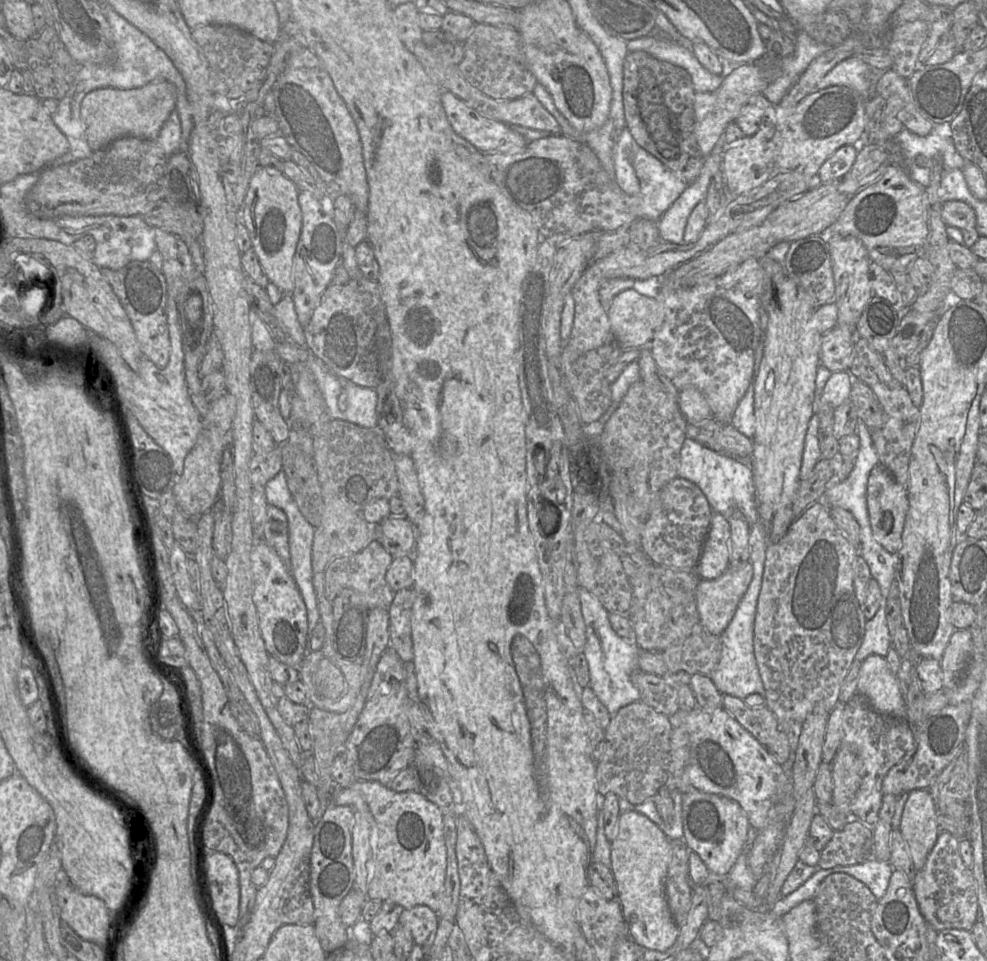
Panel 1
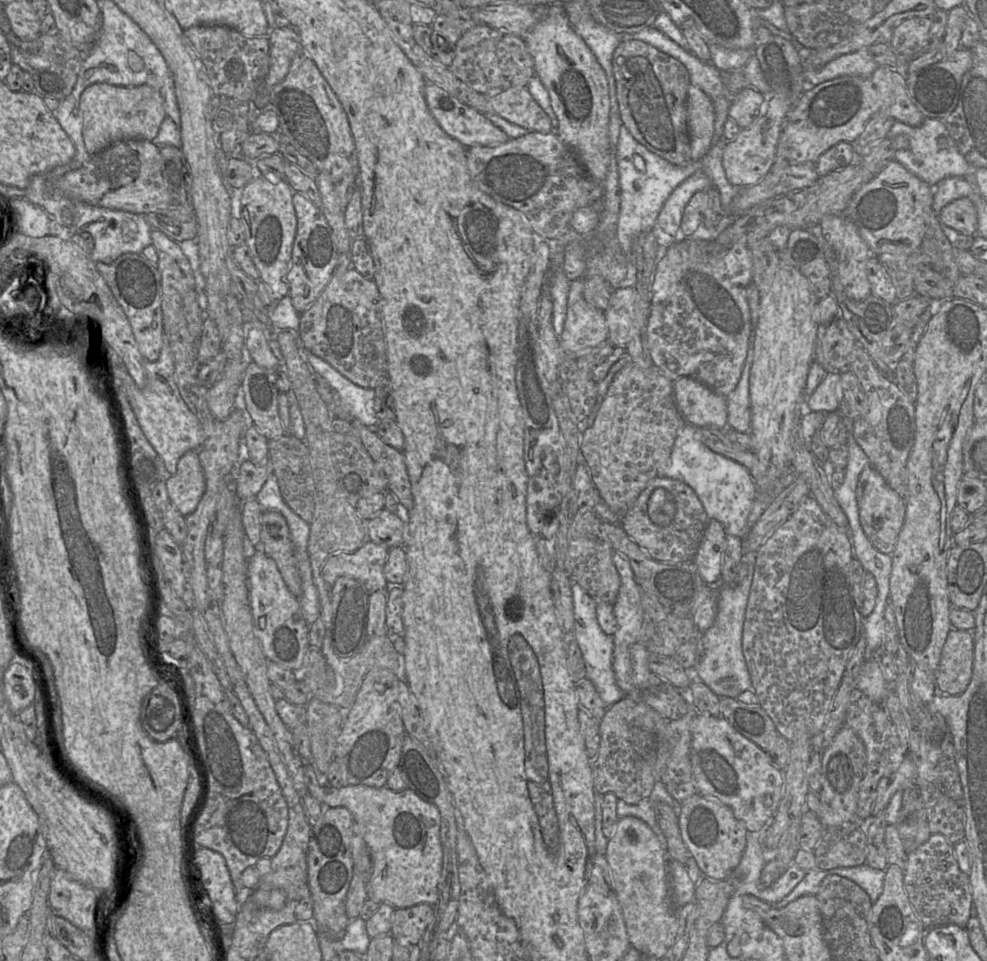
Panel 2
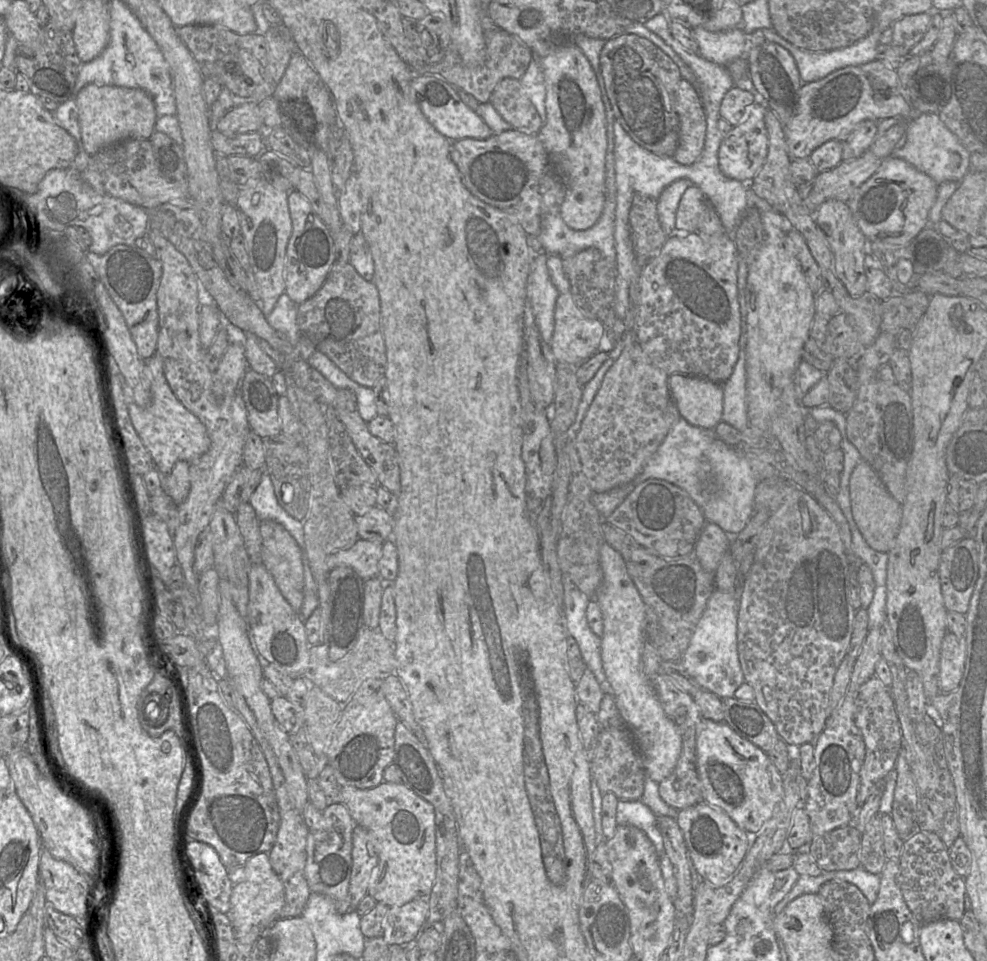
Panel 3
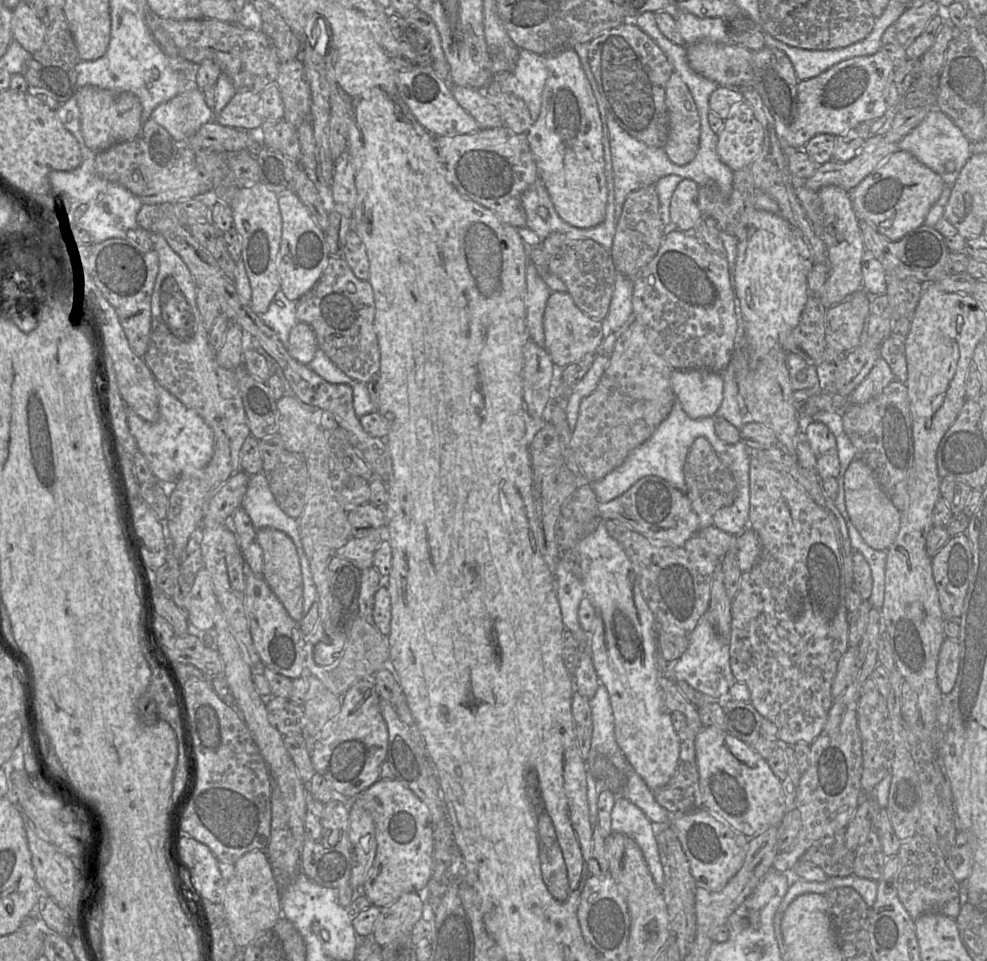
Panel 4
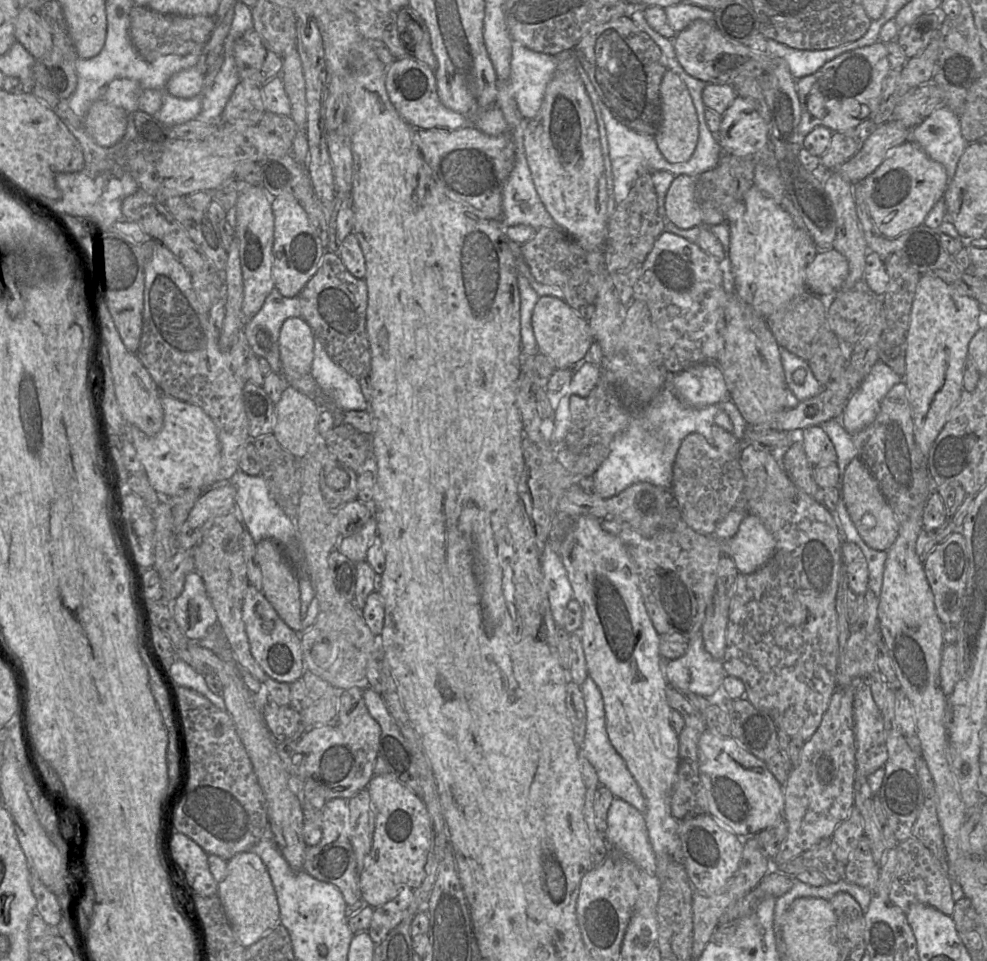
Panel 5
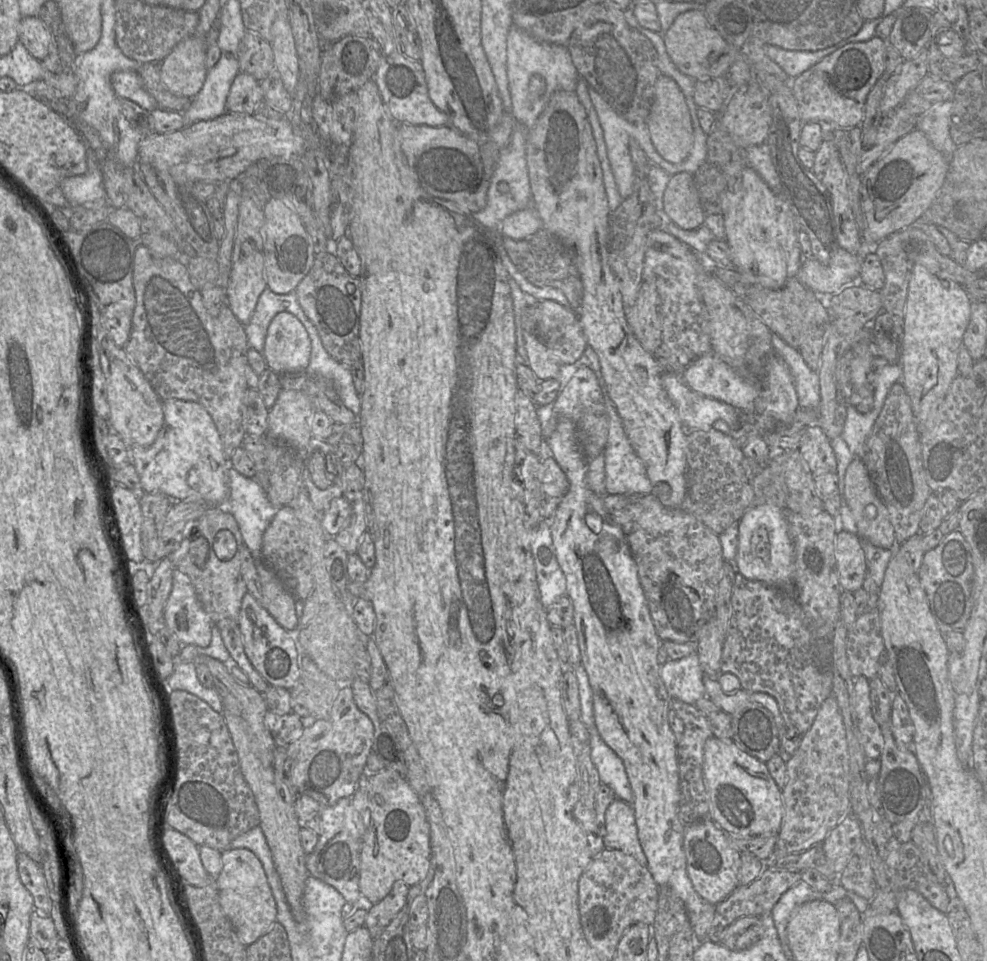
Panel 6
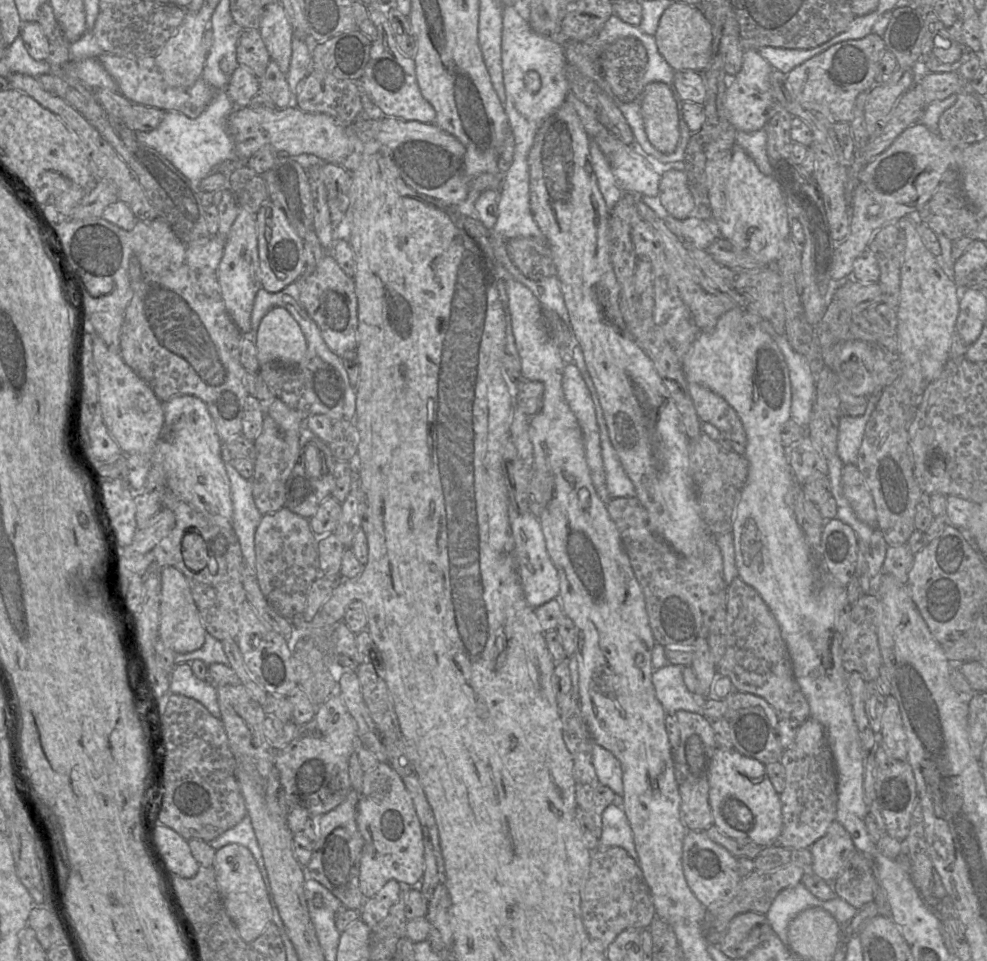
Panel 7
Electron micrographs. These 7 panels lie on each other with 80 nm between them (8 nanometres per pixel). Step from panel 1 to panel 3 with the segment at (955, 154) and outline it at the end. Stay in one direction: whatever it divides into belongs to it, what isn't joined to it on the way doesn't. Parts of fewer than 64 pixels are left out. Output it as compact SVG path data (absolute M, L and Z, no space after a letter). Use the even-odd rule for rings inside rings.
M916 113L911 119L901 118L885 118L878 121L878 132L879 135L887 131L890 127L898 123L900 120L907 120L906 128L906 142L901 148L894 151L893 156L901 158L907 161L909 164L914 166L917 170L930 176L937 184L944 183L946 181L960 182L964 176L970 170L970 155L971 153L959 142L957 137L945 126L941 120L939 114L936 113ZM958 154L959 164L954 167L950 164L951 155Z

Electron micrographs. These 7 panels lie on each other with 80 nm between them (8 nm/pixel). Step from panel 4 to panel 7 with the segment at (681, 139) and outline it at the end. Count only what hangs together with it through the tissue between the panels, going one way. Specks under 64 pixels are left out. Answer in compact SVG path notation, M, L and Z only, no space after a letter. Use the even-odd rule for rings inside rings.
M662 82L651 83L640 102L649 141L662 153L674 152L680 140L680 114L672 88Z

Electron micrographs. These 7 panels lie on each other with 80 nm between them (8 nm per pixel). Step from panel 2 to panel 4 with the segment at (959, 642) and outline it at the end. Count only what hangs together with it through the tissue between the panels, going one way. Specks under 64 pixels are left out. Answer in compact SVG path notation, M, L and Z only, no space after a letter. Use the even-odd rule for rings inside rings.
M945 638L938 655L937 677L941 692L952 691L957 680L960 664L960 645L957 639Z

